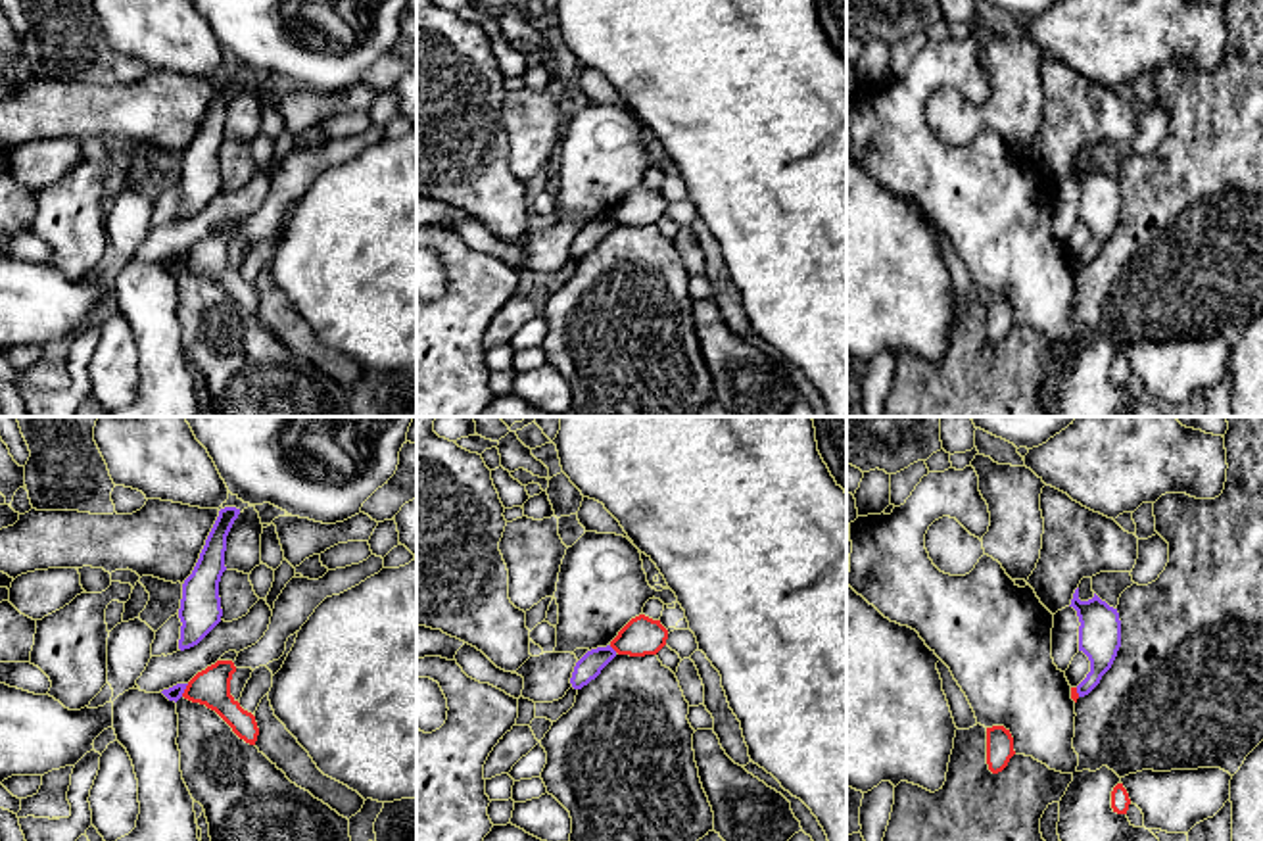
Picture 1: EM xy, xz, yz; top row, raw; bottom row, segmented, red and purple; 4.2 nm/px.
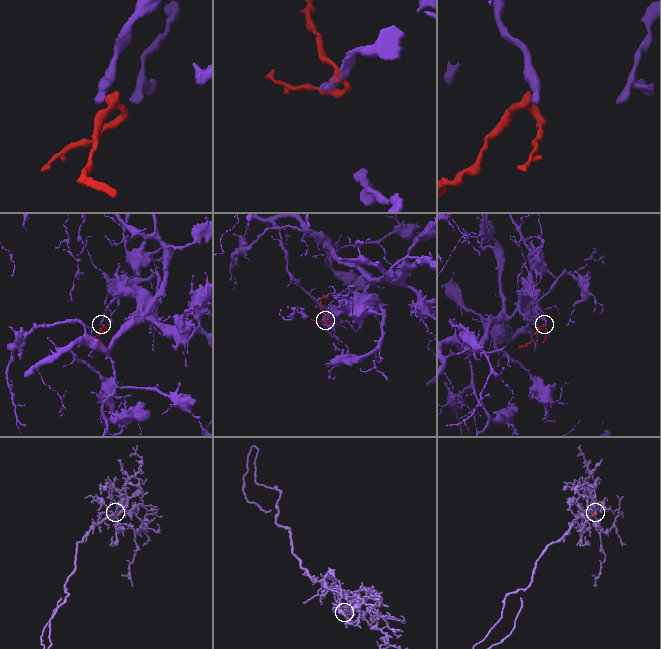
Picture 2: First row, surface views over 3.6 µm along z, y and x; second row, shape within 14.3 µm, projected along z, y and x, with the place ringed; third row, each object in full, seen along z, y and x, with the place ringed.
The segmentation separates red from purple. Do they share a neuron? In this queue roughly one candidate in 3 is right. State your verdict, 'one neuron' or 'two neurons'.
two neurons

